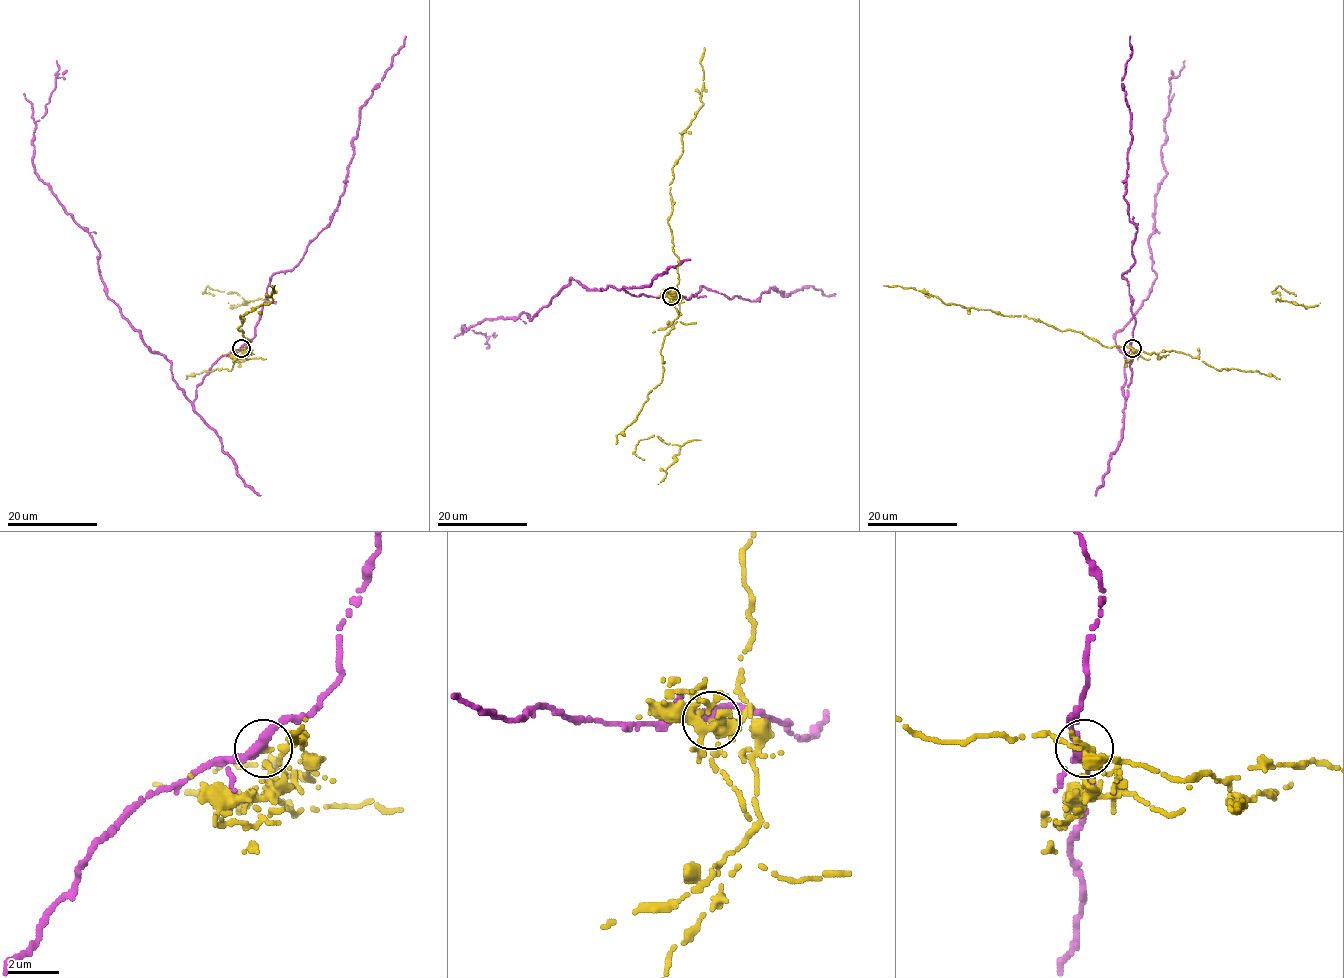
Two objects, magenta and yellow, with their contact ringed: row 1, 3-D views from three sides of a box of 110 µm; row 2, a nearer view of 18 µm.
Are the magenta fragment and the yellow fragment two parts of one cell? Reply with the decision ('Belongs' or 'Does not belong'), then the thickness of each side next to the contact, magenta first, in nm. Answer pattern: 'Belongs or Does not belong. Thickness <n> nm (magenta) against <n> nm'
Does not belong. Thickness 340 nm (magenta) against 130 nm

